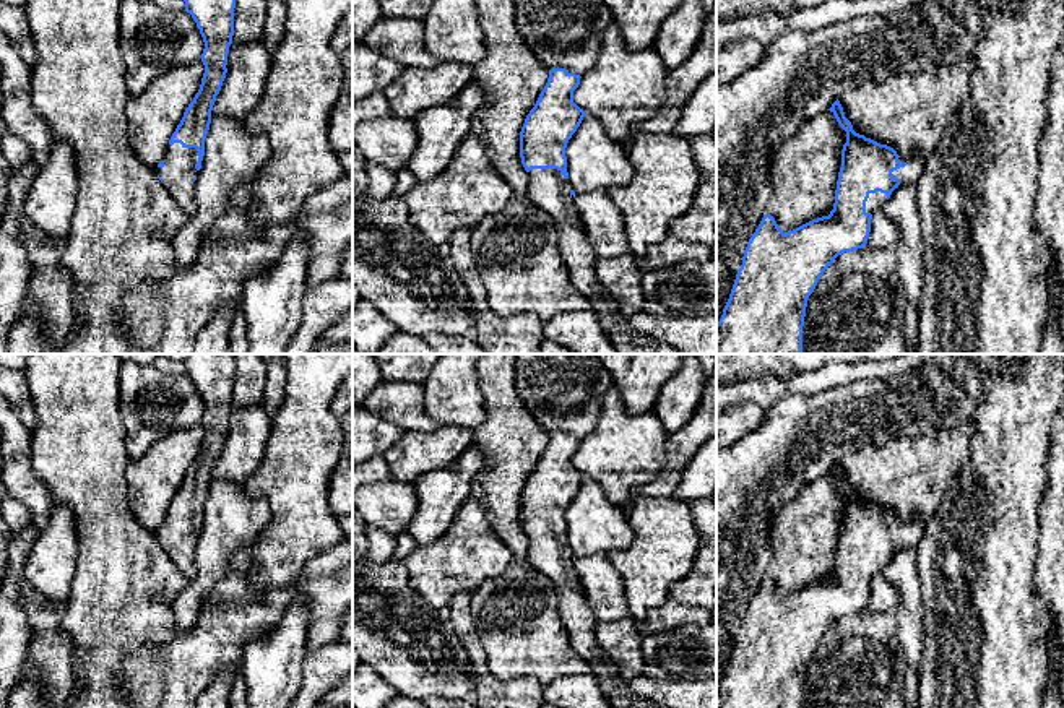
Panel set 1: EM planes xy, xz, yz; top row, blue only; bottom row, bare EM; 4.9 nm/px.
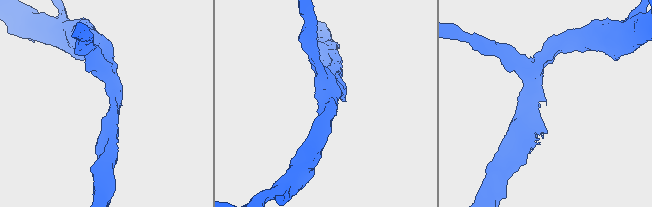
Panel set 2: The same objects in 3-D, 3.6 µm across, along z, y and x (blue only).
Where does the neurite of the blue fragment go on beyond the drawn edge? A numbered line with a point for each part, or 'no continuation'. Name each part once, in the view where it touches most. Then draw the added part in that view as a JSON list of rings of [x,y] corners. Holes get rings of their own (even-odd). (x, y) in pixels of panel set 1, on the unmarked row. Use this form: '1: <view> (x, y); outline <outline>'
1: xy (177, 538); outline [[[180,507],[169,508],[164,520],[164,531],[154,531],[156,539],[172,563],[188,578],[197,573],[195,546],[200,534],[195,533],[198,526],[198,515],[195,512],[184,512]]]

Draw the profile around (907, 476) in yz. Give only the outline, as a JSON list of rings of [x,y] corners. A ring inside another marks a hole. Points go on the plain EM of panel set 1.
[[[973,419],[957,429],[939,429],[934,447],[923,437],[900,435],[882,445],[863,445],[838,464],[856,497],[893,512],[902,525],[910,525],[937,510],[970,458],[975,432]]]

